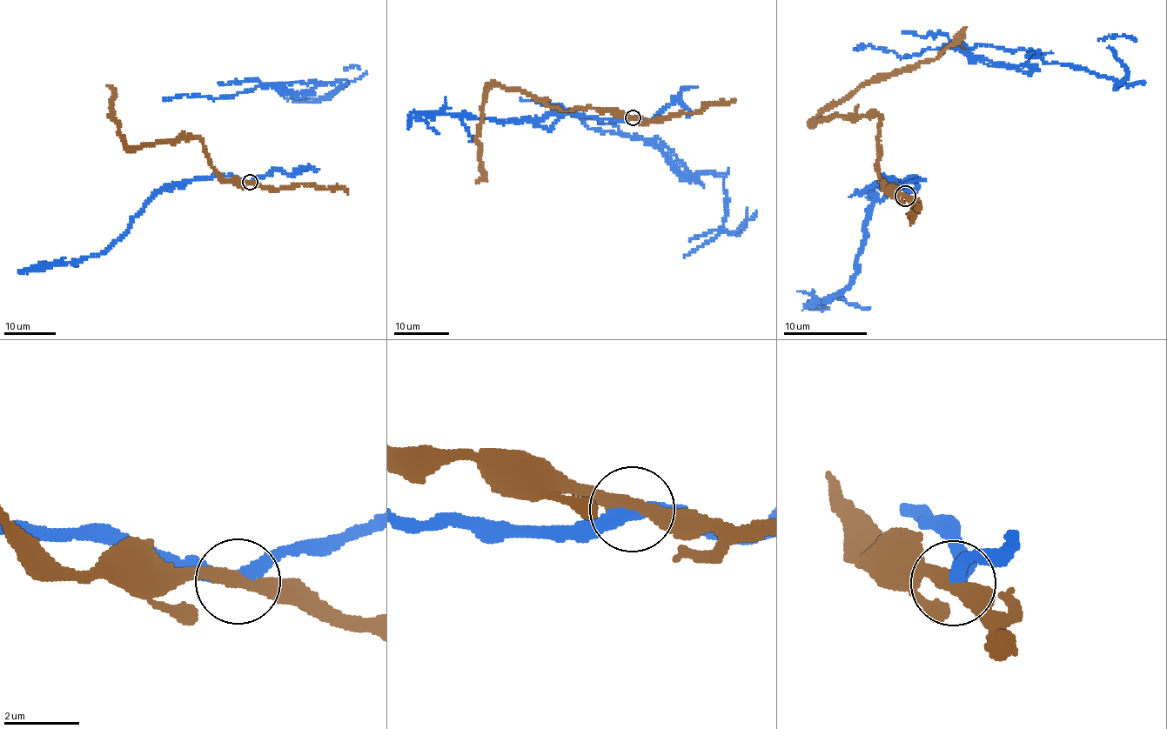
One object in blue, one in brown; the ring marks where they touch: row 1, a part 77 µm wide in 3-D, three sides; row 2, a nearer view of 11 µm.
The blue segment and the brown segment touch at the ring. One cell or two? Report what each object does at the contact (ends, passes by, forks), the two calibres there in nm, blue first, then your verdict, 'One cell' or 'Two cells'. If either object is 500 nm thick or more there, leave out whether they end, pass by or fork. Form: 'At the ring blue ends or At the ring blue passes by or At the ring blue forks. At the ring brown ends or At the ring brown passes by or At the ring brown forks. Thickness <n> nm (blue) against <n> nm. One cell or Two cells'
At the ring blue passes by. At the ring brown passes by. Thickness 360 nm (blue) against 340 nm. Two cells

